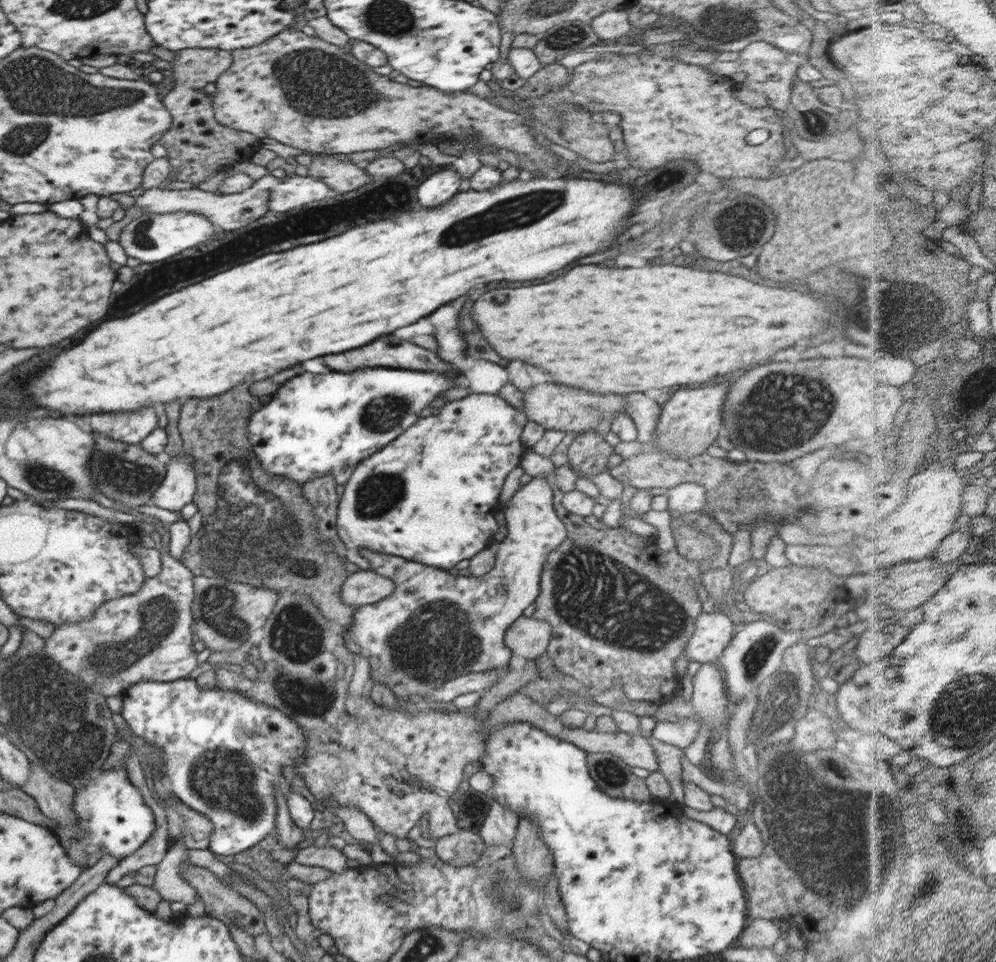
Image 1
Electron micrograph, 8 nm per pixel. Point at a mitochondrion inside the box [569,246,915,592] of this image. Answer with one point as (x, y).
(766, 427)

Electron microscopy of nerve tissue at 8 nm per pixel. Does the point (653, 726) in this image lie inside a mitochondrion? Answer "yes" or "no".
no

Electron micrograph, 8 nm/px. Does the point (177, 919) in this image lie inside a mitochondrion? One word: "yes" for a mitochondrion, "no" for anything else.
no

